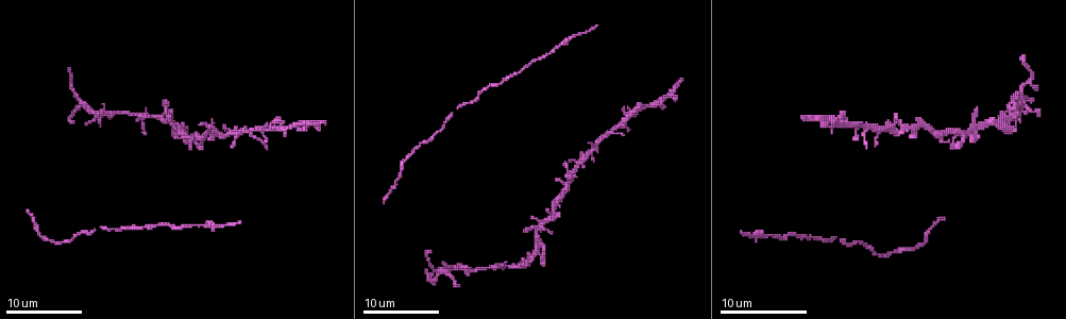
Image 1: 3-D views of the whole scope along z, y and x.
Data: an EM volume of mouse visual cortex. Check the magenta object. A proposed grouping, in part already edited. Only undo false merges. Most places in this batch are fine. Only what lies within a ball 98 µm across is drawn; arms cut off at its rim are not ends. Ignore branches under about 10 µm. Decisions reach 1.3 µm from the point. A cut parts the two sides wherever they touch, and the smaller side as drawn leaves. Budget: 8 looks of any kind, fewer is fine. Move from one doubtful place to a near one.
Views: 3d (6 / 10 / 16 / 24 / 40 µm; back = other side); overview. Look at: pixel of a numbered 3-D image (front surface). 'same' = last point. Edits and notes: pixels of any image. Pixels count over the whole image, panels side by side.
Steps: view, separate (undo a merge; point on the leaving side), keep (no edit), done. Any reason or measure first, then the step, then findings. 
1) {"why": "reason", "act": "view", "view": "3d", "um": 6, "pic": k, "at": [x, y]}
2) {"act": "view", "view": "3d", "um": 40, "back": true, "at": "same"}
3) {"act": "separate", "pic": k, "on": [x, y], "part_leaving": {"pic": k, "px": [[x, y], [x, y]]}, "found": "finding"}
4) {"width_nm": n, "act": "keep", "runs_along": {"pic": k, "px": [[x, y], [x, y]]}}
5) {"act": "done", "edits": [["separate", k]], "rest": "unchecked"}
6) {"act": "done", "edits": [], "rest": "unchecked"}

{"why": "calibre changes", "act": "view", "view": "3d", "um": 6, "pic": 1, "at": [220, 136]}

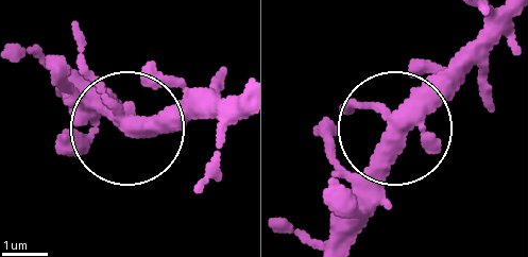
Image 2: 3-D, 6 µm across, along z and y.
{"why": "other side", "act": "view", "view": "3d", "um": 6, "back": true, "pic": 2, "at": [399, 125]}

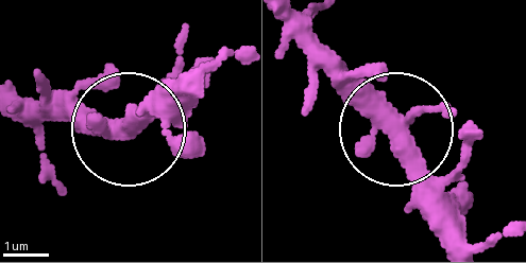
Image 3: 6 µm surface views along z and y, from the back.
{"act": "keep", "runs_along": {"pic": 3, "px": [[201, 94], [114, 129], [49, 118]]}, "found": "one neuron here"}

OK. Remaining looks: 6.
{"why": "two arms in line, one across", "act": "view", "view": "3d", "um": 16, "pic": 1, "at": [152, 117]}

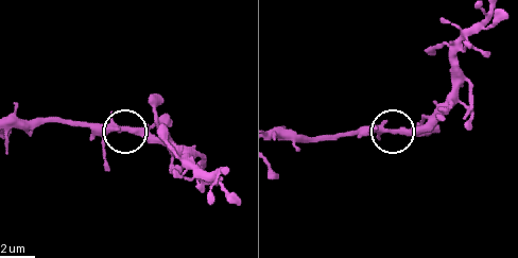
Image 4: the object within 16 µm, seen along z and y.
{"width_nm": 270, "act": "keep", "runs_along": {"pic": 4, "px": [[279, 139], [432, 130]]}, "found": "continuous, no second neuron"}

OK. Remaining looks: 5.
{"act": "view", "view": "3d", "um": 6, "pic": 1, "at": [954, 130]}

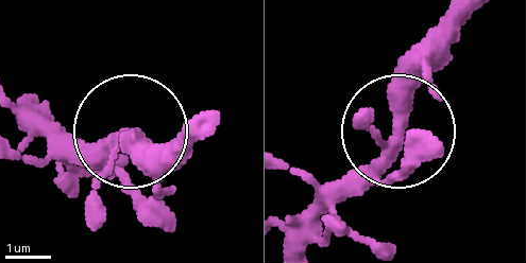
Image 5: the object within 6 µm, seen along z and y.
{"why": "from behind", "act": "view", "view": "3d", "um": 6, "back": true, "pic": 5, "at": [396, 133]}

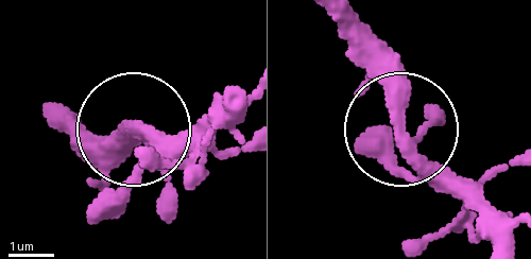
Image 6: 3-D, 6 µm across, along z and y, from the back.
{"act": "keep", "found": "one neuron here"}

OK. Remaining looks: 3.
{"why": "thin neck", "act": "view", "view": "3d", "um": 10, "pic": 1, "at": [807, 237]}

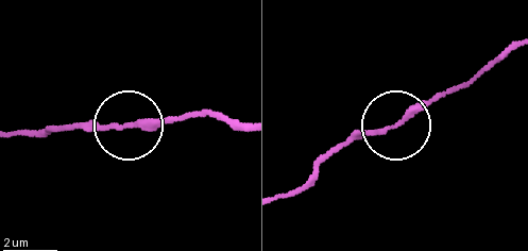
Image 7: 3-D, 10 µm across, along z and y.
{"act": "keep", "found": "one neuron here"}

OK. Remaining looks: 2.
{"act": "done", "edits": [], "rest": "unchecked"}

